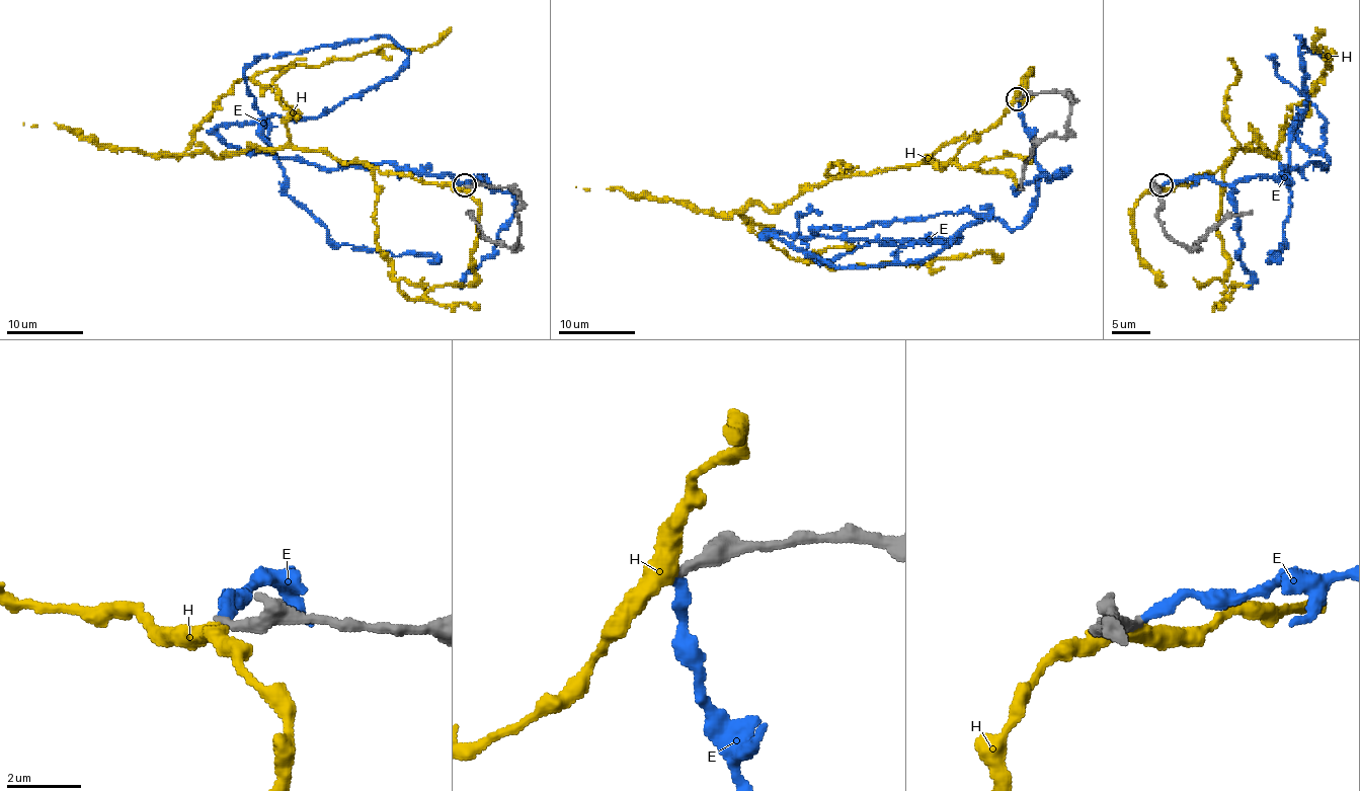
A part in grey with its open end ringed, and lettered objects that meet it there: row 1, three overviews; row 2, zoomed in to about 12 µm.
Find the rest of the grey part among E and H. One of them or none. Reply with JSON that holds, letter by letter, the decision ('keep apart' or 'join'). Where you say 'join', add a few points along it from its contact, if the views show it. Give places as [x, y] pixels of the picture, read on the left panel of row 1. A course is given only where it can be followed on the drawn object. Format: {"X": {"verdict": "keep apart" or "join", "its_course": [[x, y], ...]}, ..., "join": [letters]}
{"E": {"verdict": "keep apart"}, "H": {"verdict": "keep apart"}, "join": []}

